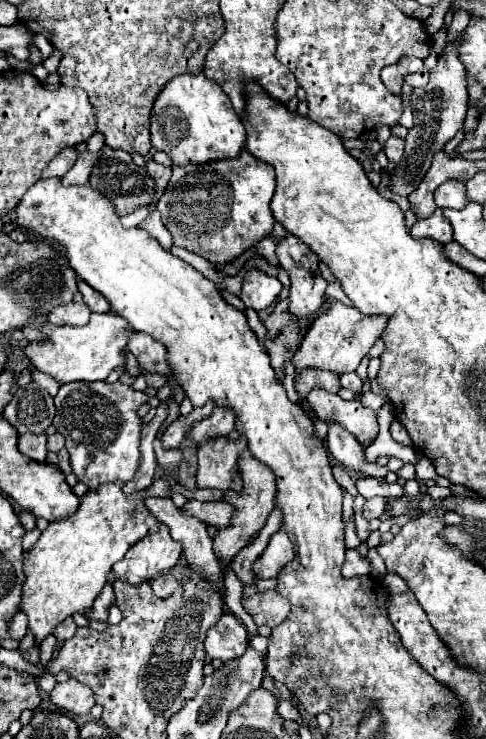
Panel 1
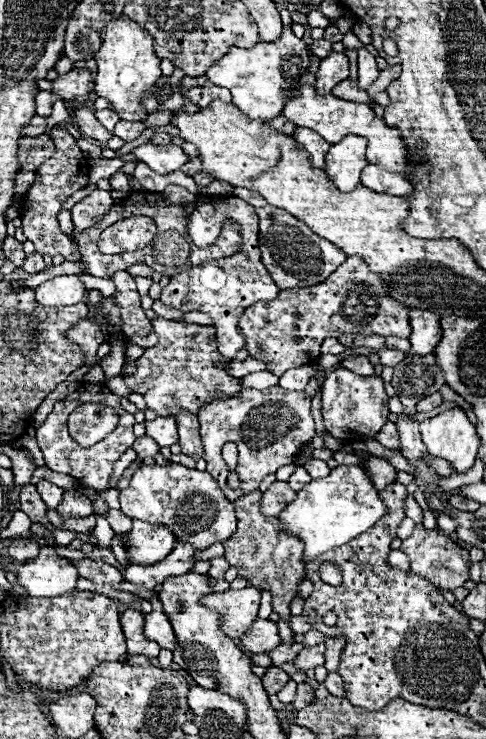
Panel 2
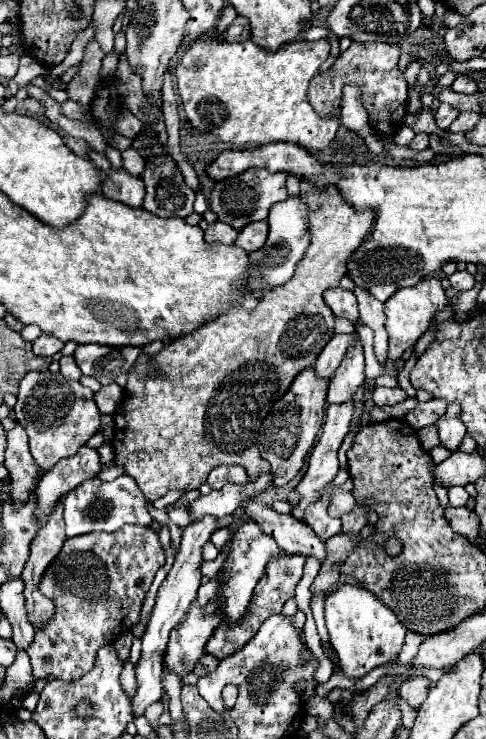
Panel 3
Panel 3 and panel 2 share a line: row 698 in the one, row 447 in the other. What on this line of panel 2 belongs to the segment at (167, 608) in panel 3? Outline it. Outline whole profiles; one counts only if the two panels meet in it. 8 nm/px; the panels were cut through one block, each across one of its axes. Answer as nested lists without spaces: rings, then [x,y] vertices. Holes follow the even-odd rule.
[[[148,436],[136,438],[136,442],[134,442],[134,446],[132,446],[132,448],[136,450],[136,454],[138,454],[138,458],[140,458],[140,460],[144,460],[144,458],[154,456],[154,454],[158,454],[158,452],[160,452],[160,446],[158,446],[158,444],[154,444],[154,440],[150,440]]]

